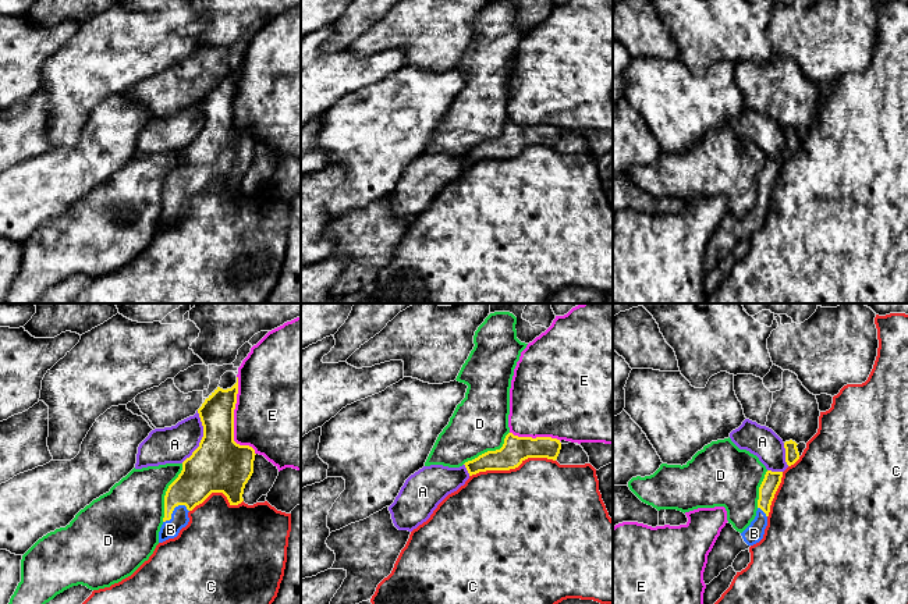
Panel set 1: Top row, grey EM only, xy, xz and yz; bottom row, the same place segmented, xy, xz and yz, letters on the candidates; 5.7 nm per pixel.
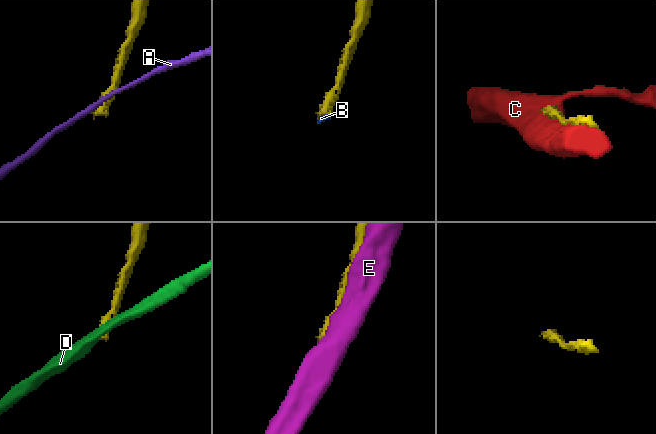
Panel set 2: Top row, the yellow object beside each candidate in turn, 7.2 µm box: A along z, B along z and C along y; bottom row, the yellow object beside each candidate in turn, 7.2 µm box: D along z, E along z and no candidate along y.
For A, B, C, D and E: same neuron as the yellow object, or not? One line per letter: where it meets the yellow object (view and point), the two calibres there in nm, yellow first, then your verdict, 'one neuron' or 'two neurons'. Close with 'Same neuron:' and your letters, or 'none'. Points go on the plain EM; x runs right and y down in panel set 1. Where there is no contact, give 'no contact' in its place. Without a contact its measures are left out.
A: contact xy (202, 125); calibres 320 and 220 nm; two neurons
B: contact xy (173, 198); calibres 240 and 110 nm; one neuron
C: contact xz (511, 156); calibres 150 and 480 nm; two neurons
D: contact xy (166, 181); calibres 240 and 380 nm; two neurons
E: contact xy (233, 109); calibres 300 and 460 nm; two neurons
Same neuron: B

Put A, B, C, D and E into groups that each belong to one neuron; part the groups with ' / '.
A / B / C / D / E

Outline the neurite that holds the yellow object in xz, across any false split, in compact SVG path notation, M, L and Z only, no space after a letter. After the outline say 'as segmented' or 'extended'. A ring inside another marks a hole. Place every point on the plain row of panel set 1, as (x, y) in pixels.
M508 121L500 138L487 139L465 150L469 164L486 159L510 159L518 156L528 146L547 146L556 149L561 131L551 125L518 125Z | as segmented

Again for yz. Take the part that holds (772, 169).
M766 160L759 175L756 205L742 221L737 220L728 210L721 217L720 224L707 244L707 252L703 260L705 273L709 273L721 259L731 255L741 239L749 238L751 234L763 227L770 193L781 171L781 166L783 160Z | extended

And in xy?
M238 65L231 77L217 75L198 97L203 125L166 180L159 231L177 225L189 210L188 200L212 181L223 181L230 193L244 189L244 177L253 161L256 142L252 135L234 129L237 82Z | extended

